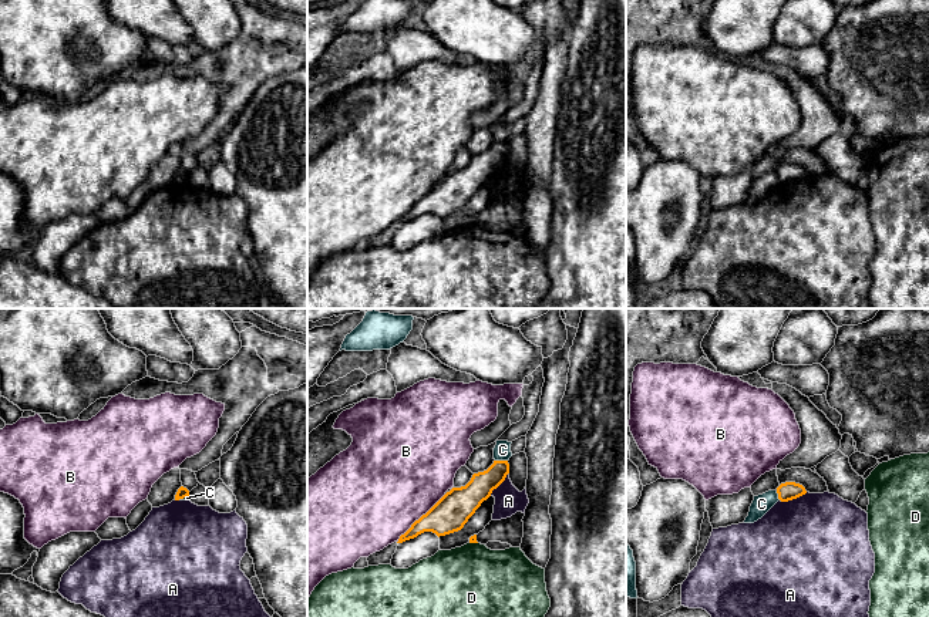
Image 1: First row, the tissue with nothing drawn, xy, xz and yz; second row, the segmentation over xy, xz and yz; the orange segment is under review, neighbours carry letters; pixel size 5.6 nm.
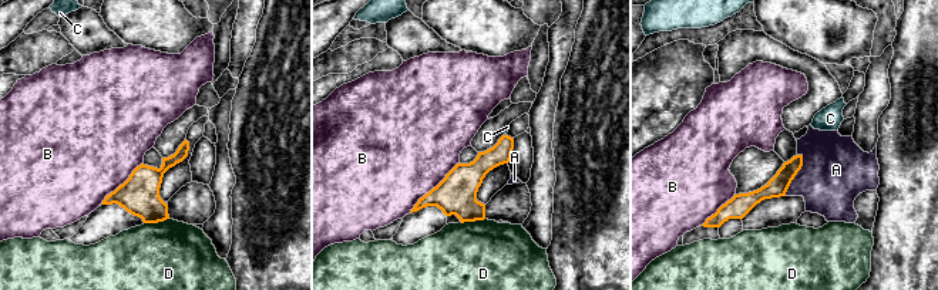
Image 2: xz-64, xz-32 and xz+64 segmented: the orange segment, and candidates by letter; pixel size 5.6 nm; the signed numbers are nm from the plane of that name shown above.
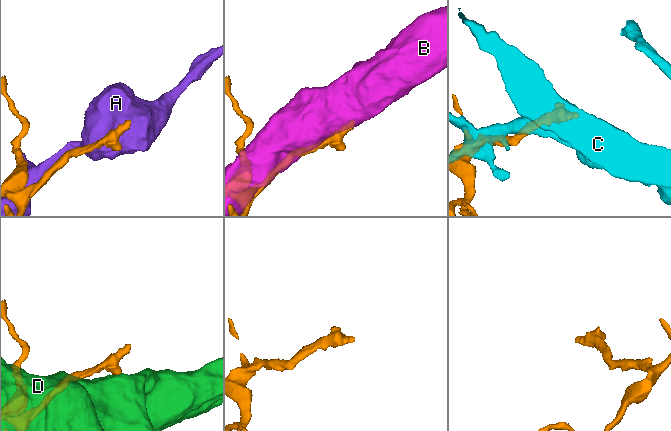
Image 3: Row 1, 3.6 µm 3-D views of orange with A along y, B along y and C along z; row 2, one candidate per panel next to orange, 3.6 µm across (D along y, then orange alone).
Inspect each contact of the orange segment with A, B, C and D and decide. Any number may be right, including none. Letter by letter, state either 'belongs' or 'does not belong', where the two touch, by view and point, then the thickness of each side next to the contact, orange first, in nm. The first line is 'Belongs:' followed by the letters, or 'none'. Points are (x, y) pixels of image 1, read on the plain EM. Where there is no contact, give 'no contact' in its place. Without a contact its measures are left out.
Belongs: none
A: does not belong; meets orange in yz at (793, 179); 110 nm thick on the orange side, 480 nm on the other
B: does not belong; meets orange in xz at (421, 198); 200 nm thick on the orange side, 500 nm on the other
C: does not belong; meets orange in xz at (501, 142); 140 nm thick on the orange side, 100 nm on the other
D: does not belong; meets orange in xz at (474, 223); 50 nm thick on the orange side, 460 nm on the other

